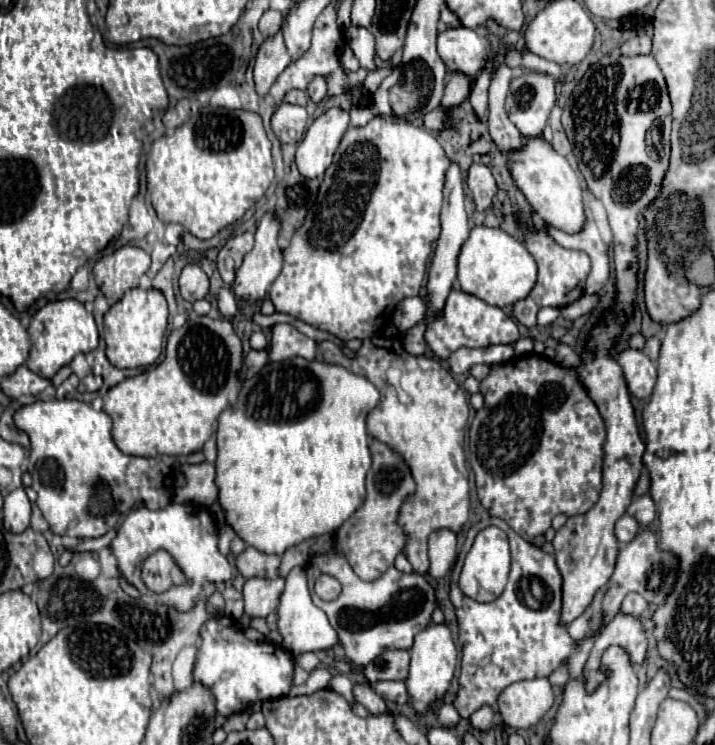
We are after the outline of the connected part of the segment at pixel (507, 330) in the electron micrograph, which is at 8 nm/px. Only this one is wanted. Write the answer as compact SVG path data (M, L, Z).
M452 290L446 306L444 316L440 320L434 320L426 328L426 344L434 352L436 358L446 360L454 350L466 346L466 348L484 348L490 344L514 344L520 340L518 324L506 316L506 312L498 306L490 306L482 302L480 298L466 294L462 290Z

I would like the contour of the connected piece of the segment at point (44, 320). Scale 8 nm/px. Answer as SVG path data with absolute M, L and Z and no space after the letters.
M56 300L40 308L30 326L28 336L32 342L26 366L42 378L52 378L62 366L68 366L76 354L88 354L98 346L98 328L94 316L86 312L78 300Z

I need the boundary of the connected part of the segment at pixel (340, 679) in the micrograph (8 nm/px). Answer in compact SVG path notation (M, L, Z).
M336 674L334 678L332 678L332 682L330 682L330 688L334 690L334 692L338 692L338 694L342 694L348 702L356 702L356 698L354 698L354 692L352 692L352 682L350 682L350 678L346 678L346 676L342 676L342 674Z

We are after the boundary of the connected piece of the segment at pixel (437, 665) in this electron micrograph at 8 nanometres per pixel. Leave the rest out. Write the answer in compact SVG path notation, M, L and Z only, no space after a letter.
M432 624L426 630L418 632L416 638L414 638L414 646L410 650L410 656L412 656L412 660L410 660L410 674L406 678L410 706L412 706L412 710L416 714L424 716L428 706L448 692L450 682L454 678L458 652L456 652L456 646L452 642L448 626L446 624Z

